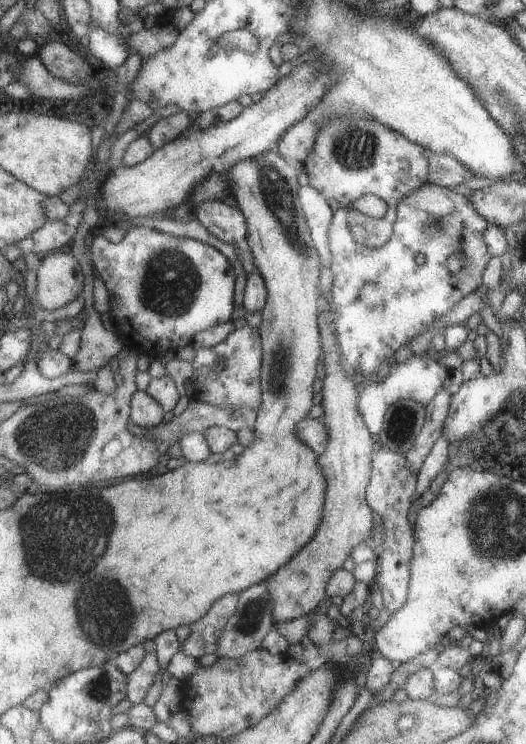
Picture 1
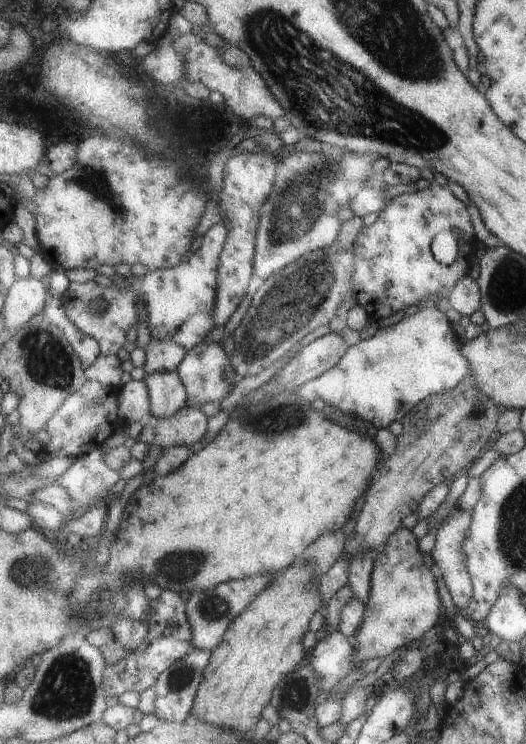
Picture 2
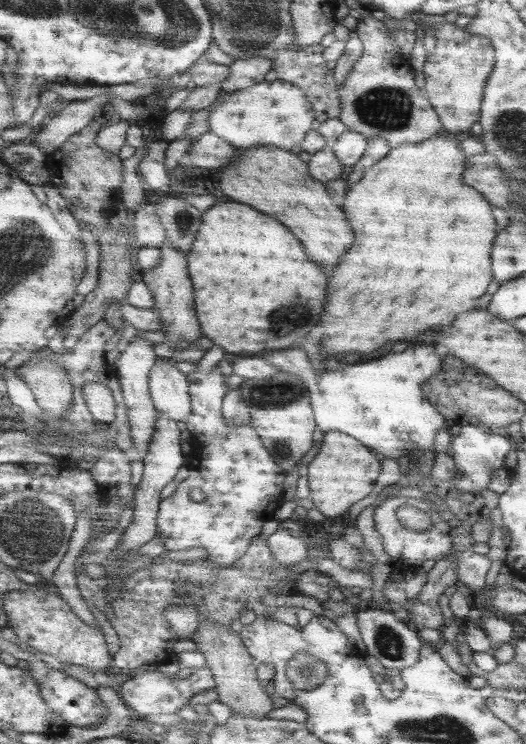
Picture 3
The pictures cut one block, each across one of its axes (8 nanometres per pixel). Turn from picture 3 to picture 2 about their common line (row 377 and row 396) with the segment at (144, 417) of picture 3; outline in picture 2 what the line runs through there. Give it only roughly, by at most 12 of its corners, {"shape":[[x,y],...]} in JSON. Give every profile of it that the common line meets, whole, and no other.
{"shape":[[145,380],[117,390],[119,418],[143,422],[151,416],[151,392]]}

